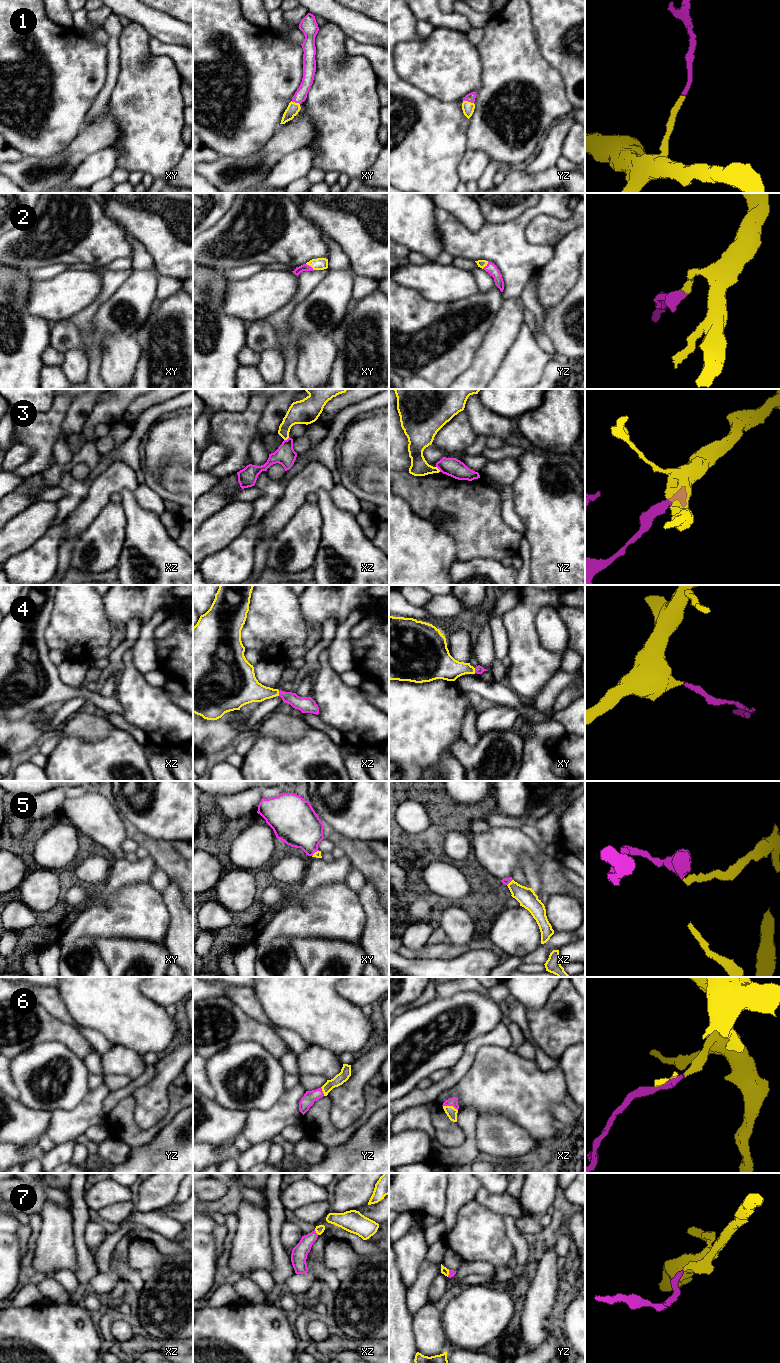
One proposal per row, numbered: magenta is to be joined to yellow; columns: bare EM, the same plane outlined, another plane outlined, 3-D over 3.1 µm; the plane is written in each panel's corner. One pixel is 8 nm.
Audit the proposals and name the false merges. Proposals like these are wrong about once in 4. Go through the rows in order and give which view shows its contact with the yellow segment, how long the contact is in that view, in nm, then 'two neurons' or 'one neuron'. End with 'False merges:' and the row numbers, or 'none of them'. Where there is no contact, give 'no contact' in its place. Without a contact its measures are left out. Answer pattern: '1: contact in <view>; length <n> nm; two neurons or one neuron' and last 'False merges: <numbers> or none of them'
1: contact in yz; length 90 nm; one neuron
2: contact in yz; length 80 nm; one neuron
3: contact in xz; length 50 nm; two neurons
4: contact in xz; length 40 nm; one neuron
5: contact in xy; length 80 nm; one neuron
6: contact in xz; length 130 nm; one neuron
7: contact in xz; length 50 nm; one neuron
False merges: 3

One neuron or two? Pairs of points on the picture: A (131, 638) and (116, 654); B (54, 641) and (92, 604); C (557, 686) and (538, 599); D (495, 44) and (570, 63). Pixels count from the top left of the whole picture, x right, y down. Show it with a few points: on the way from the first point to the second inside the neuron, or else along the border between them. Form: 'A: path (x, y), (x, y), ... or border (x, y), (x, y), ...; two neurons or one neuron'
A: path (128, 642), (120, 650); one neuron
B: path (63, 633), (83, 613); one neuron
C: border (559, 669), (540, 692); two neurons
D: border (534, 34), (536, 44), (542, 56), (559, 73); two neurons

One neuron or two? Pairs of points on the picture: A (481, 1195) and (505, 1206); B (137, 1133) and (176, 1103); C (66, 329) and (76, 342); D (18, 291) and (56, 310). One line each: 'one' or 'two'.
A: one
B: one
C: one
D: two

